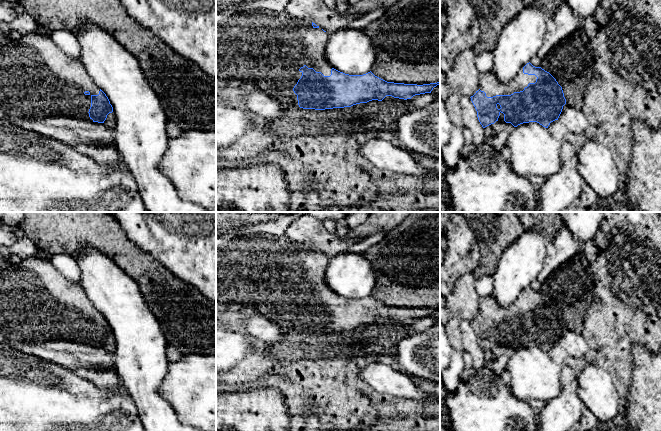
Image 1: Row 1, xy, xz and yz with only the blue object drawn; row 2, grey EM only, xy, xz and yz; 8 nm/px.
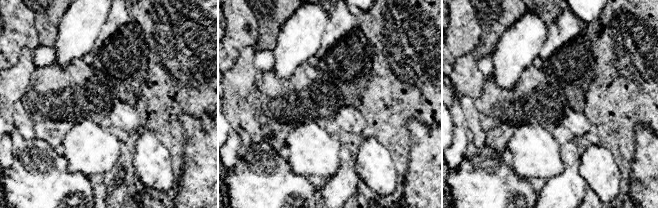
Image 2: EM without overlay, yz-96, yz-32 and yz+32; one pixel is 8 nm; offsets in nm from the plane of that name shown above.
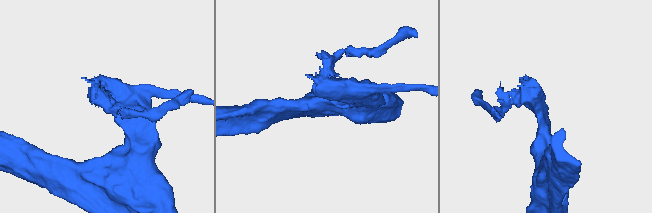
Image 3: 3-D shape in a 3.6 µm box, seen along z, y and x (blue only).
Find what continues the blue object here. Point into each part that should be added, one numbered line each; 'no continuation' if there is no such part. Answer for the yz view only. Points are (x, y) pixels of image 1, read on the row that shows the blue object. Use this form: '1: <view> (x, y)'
1: yz (489, 83)

